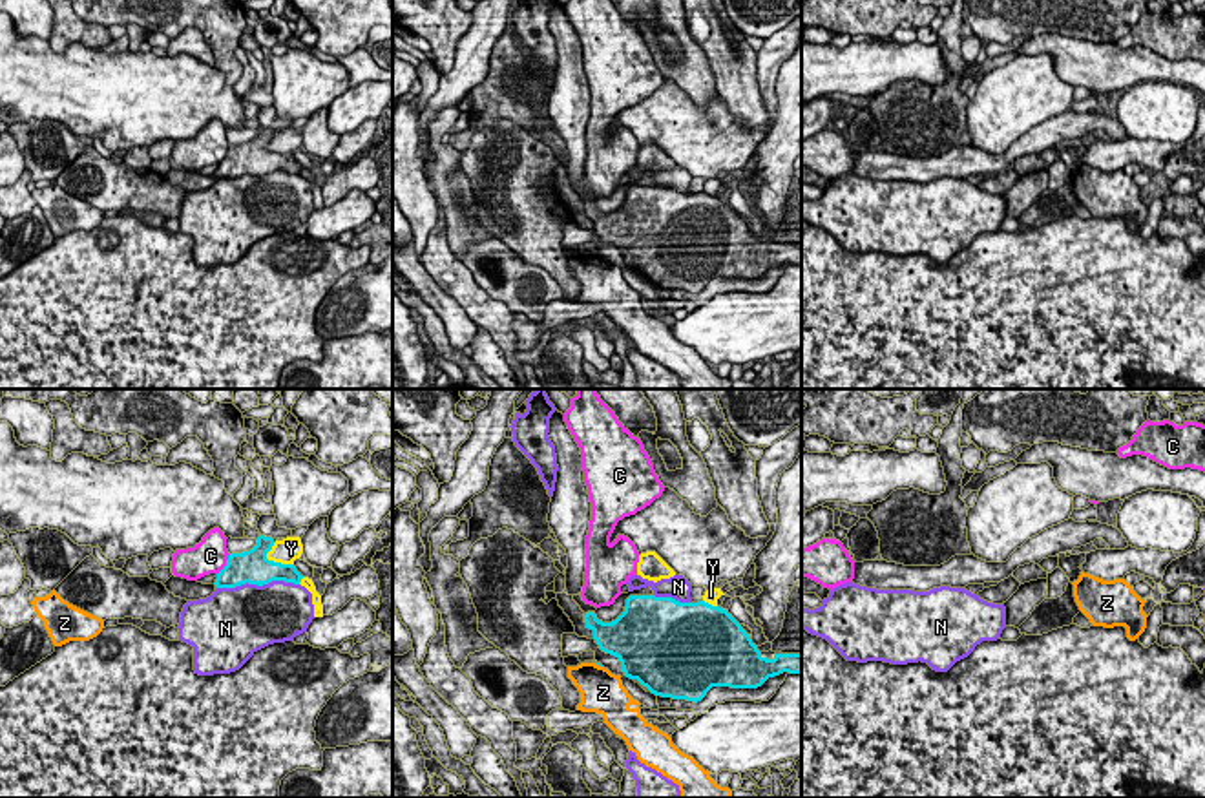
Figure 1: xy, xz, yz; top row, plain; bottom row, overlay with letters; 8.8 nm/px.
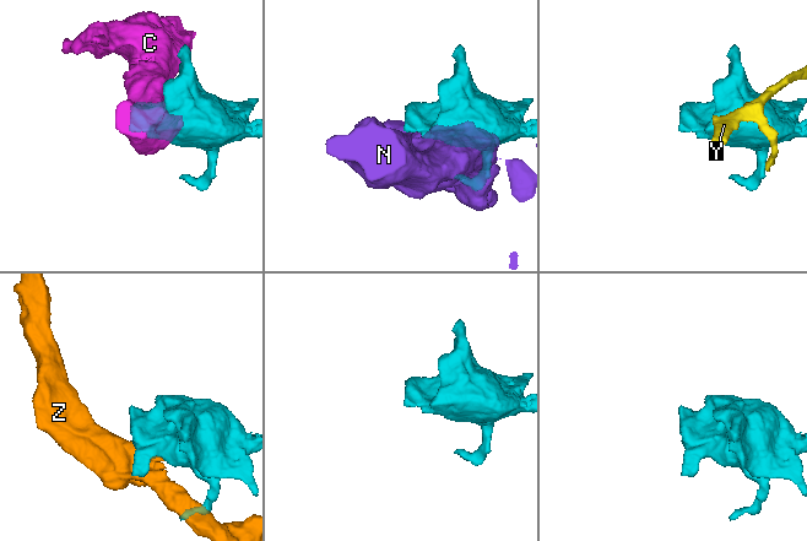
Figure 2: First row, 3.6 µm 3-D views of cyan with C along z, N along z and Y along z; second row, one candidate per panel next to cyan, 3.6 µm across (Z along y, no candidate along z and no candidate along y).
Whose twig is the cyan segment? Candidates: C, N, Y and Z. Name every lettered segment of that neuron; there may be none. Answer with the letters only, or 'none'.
none

